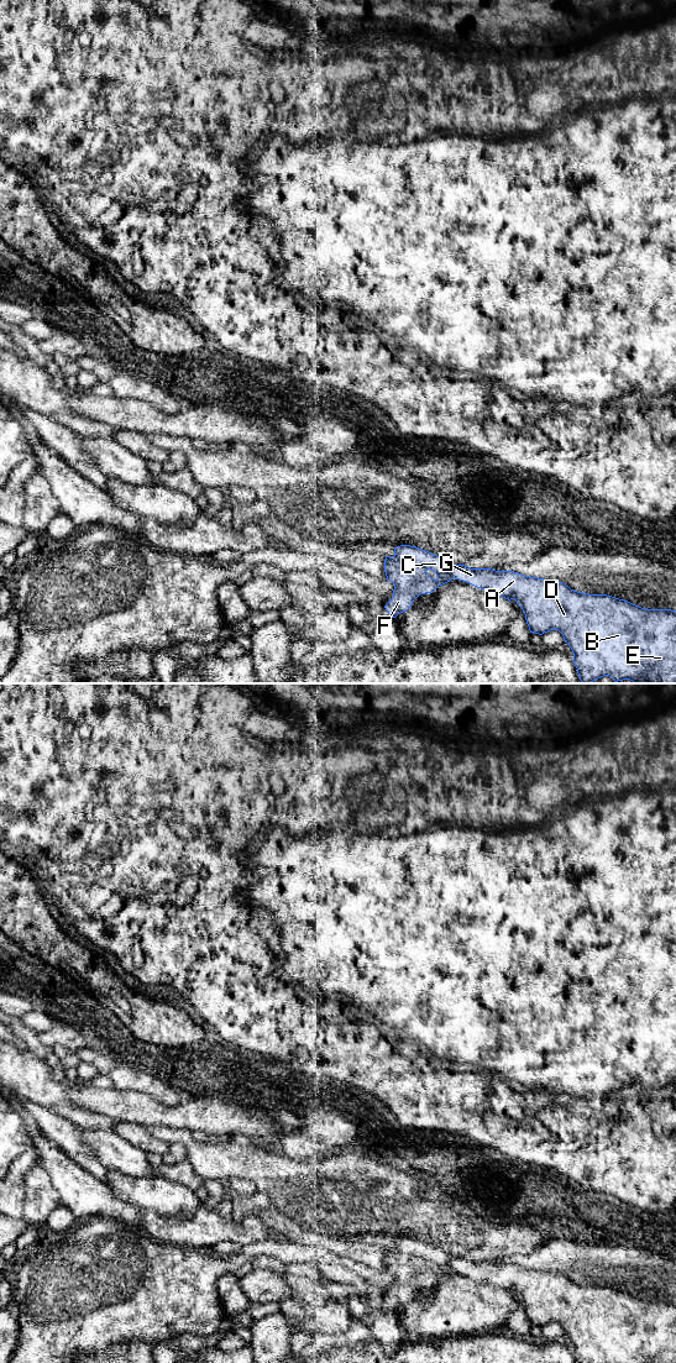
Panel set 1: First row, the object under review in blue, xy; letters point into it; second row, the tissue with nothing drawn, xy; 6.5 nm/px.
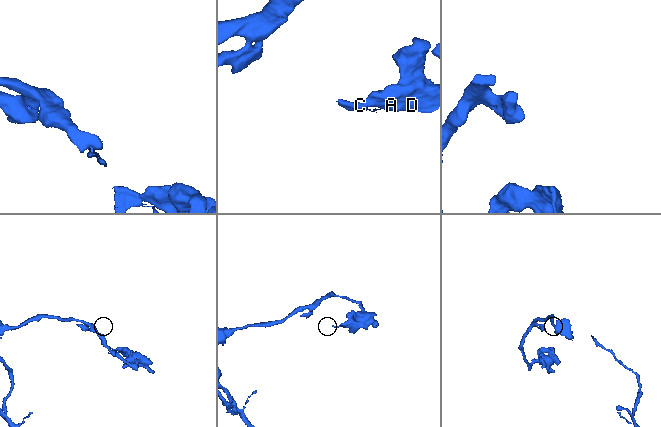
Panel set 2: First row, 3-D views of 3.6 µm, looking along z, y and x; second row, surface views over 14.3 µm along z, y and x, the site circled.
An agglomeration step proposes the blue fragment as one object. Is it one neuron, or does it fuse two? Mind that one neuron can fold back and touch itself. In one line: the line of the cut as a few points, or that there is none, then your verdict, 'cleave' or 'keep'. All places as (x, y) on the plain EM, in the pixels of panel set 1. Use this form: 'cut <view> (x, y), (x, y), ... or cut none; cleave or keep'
cut xy (450, 1256), (450, 1264), (455, 1269); cleave

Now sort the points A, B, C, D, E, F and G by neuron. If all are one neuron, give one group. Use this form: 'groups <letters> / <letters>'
groups A B D E G / C F

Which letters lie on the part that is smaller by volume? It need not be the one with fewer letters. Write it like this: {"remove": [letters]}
{"remove": ["C", "F"]}

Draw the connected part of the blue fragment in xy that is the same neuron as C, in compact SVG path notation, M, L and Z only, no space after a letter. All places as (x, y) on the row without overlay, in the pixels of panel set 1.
M397 1238L394 1247L384 1252L386 1272L394 1276L393 1290L384 1298L388 1306L395 1310L420 1286L433 1285L454 1272L450 1259L449 1253L416 1238Z

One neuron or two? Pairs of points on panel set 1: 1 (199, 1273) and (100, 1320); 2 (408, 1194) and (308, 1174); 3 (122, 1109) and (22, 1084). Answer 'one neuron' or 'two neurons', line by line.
1: one neuron
2: one neuron
3: two neurons

